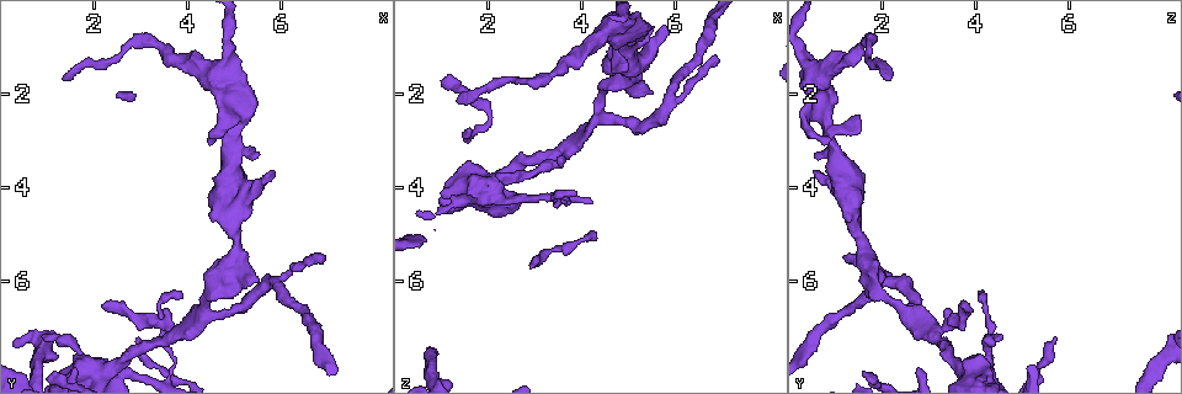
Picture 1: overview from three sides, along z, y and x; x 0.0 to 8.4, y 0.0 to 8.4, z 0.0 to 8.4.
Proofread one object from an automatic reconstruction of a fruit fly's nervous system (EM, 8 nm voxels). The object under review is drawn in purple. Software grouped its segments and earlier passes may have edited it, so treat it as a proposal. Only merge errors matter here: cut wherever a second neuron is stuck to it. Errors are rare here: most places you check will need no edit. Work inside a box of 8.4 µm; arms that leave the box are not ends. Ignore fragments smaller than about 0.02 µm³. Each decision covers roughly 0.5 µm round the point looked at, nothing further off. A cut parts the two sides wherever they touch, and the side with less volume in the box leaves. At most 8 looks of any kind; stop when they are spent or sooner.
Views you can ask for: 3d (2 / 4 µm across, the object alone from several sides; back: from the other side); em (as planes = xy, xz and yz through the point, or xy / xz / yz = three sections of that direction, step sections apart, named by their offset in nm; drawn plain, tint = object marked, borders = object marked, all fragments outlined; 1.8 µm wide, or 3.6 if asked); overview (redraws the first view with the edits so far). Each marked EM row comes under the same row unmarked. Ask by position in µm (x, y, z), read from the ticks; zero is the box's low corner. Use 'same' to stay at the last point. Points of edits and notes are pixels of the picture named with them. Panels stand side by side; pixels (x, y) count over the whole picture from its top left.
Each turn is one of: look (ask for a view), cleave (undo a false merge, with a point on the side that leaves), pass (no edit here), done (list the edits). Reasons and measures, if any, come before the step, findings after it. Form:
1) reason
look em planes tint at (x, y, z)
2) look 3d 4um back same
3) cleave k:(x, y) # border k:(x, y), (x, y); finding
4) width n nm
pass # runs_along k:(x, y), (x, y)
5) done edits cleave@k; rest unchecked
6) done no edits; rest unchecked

thick turns thin
look 3d 4um back at (5.00, 4.25, 1.45)

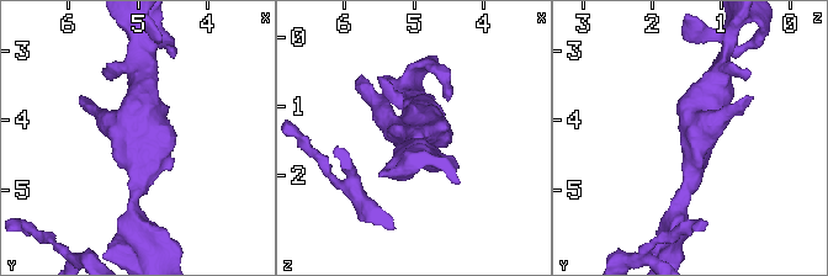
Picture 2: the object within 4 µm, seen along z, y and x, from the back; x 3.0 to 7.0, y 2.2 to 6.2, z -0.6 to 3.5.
arms 3; arm_widths 240, 260, 460 nm; shape alone is not enough
look em 3.6um planes tint at (5.05, 4.25, 1.40)

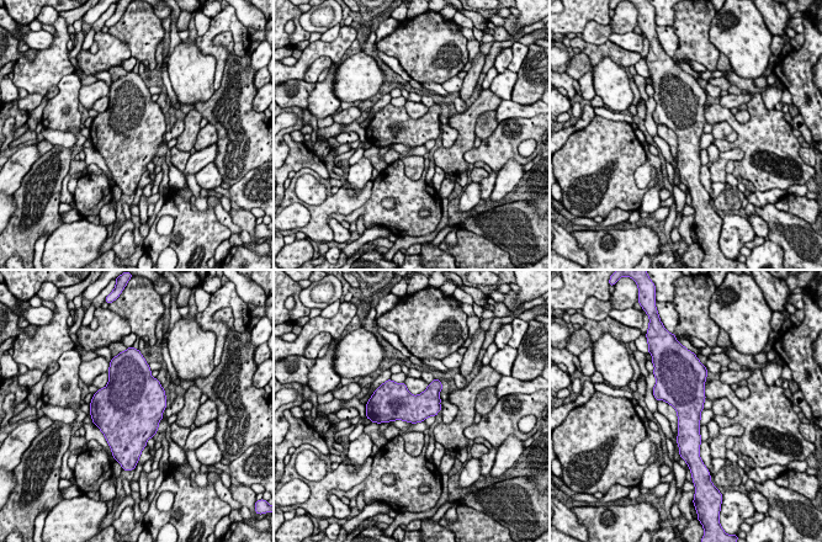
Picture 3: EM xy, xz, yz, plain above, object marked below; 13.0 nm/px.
pass # continuous, no second neuron

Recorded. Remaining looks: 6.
a fork
look em 3.6um xy step 4 tint at (5.10, 2.50, 0.80)

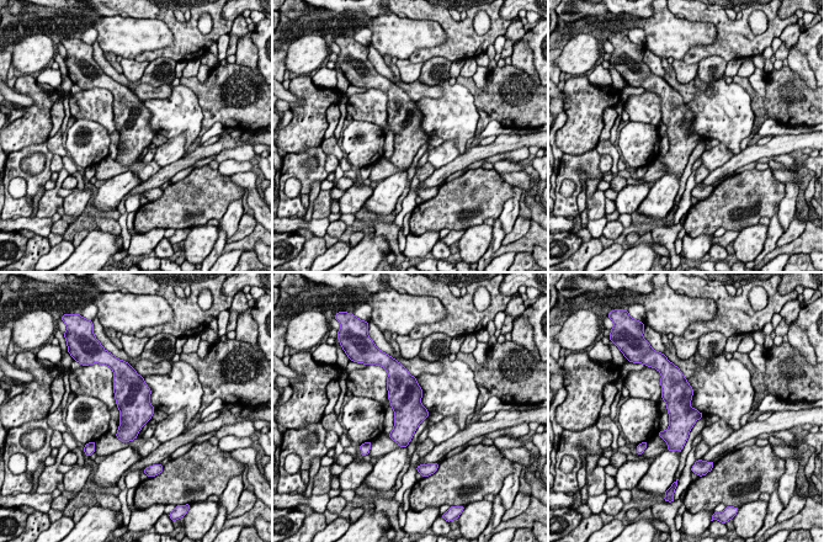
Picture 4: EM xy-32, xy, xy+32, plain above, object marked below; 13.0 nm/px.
look em 3.6um xz step 16 tint same

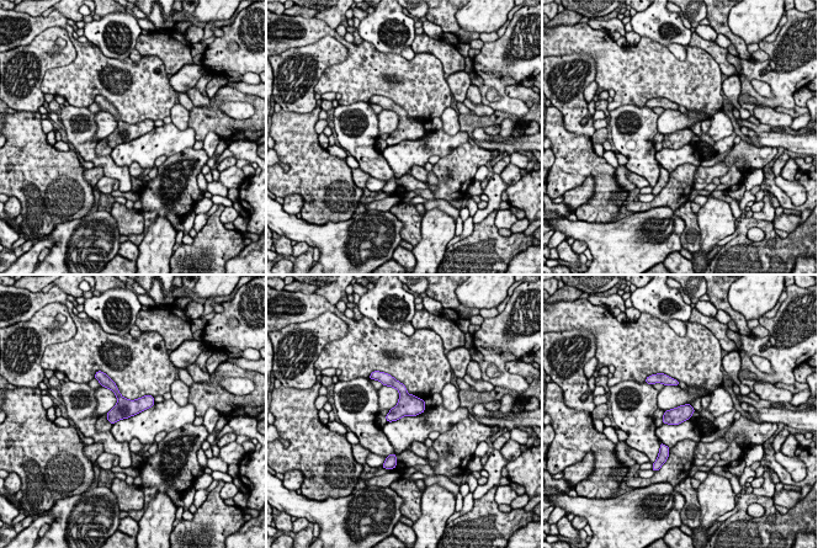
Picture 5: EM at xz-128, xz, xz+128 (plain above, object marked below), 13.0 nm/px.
width 220 nm
pass # all the same neuron

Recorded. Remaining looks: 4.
a fork
look em planes tint at (3.70, 7.10, 3.20)

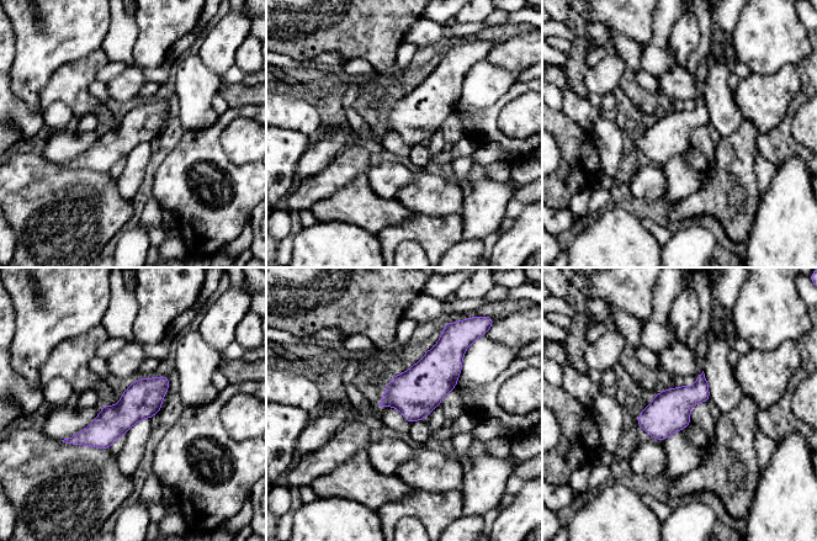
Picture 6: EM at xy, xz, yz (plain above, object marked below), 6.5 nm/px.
pass # runs_along 6:(165, 380), (101, 433), (70, 440); continuous, no second neuron

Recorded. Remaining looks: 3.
abrupt turn
look em 3.6um planes tint at (1.70, 7.85, 4.20)

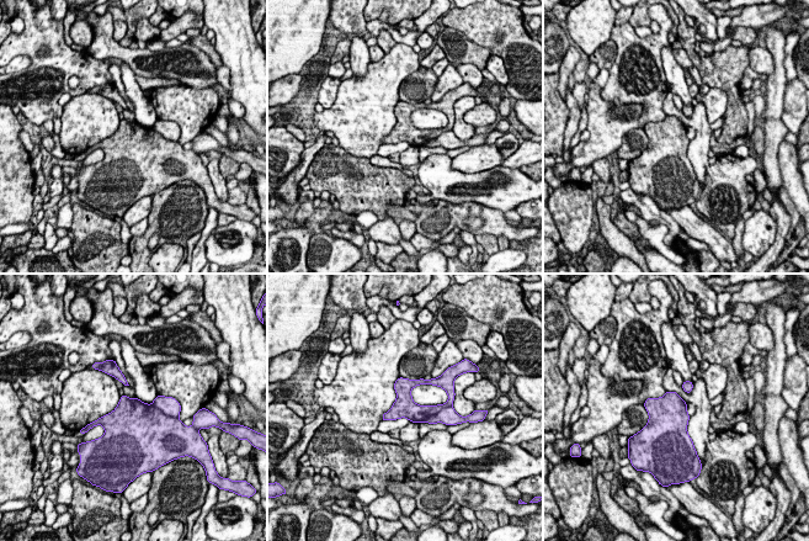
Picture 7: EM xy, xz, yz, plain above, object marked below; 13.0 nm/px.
cleave 7:(447, 415) # border 7:(447, 407), (424, 420); two neurons meet here

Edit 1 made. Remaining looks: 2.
done edits cleave@7; rest unchecked

